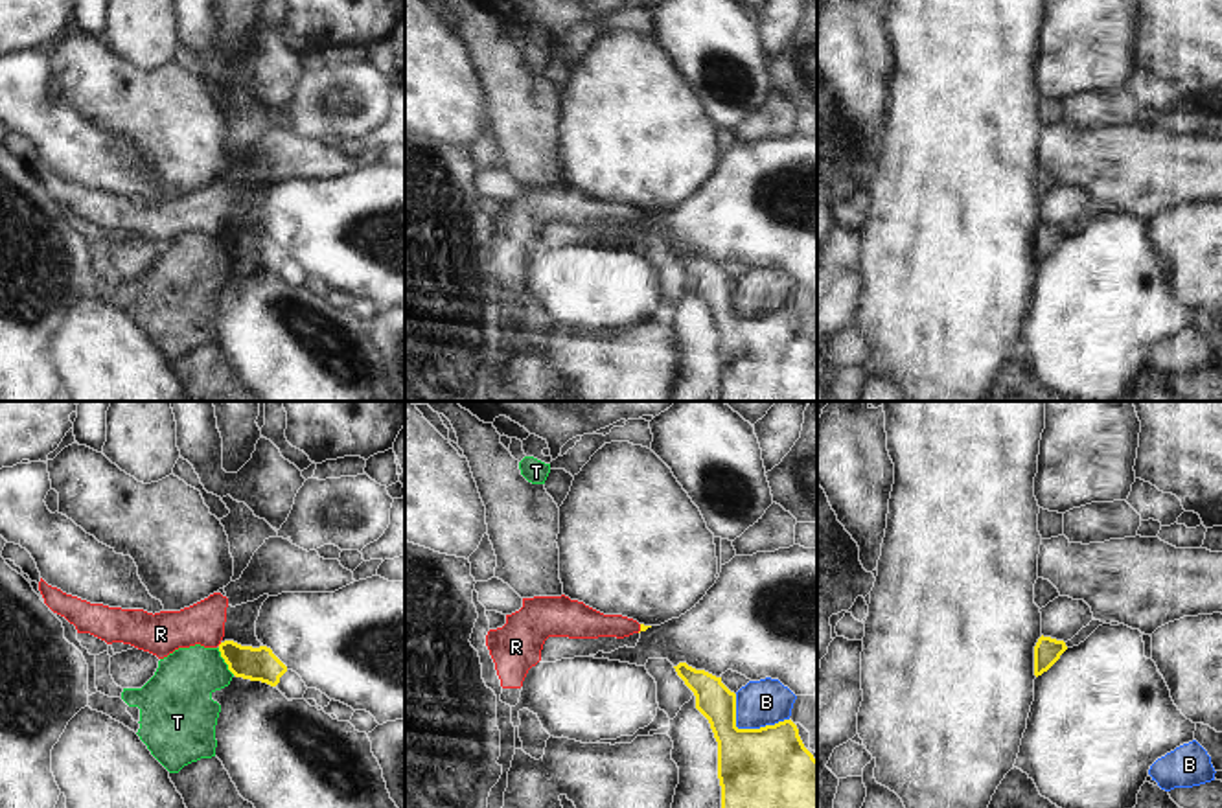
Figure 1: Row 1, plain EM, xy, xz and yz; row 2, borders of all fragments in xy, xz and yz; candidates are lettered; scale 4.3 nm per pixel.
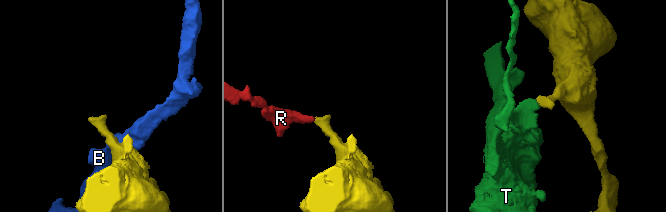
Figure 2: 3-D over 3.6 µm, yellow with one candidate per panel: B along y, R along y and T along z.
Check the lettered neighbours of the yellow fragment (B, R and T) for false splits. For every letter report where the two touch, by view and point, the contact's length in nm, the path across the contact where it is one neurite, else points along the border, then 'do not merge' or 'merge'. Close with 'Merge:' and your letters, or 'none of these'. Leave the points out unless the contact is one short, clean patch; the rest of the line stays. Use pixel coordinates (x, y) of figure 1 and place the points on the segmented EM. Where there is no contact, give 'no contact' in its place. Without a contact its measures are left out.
B: contact xz (748, 729); length 260 nm; do not merge
R: contact xz (641, 628); length 40 nm; border xz (641, 624), (637, 632); do not merge
T: contact xy (225, 661); length 140 nm; border xy (218, 648), (234, 674); do not merge
Merge: none of these

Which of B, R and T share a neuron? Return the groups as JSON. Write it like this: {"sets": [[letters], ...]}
{"sets": [["B"], ["R"], ["T"]]}

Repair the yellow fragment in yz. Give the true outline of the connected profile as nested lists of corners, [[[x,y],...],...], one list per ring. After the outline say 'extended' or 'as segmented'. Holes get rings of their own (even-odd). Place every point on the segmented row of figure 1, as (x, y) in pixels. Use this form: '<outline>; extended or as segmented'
[[[1042,635],[1034,646],[1034,675],[1038,677],[1047,672],[1066,650],[1064,641]]]; as segmented

